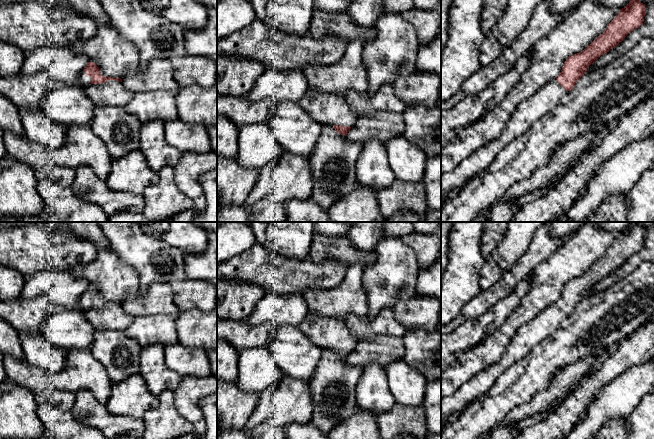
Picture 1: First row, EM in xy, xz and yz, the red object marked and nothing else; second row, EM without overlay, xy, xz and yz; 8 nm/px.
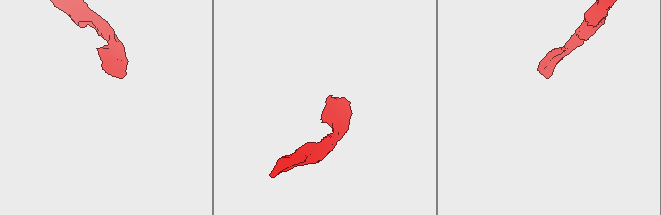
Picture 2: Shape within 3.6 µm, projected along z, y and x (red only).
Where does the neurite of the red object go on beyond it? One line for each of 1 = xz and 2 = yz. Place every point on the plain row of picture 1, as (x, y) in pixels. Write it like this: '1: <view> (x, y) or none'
1: xz (326, 332)
2: yz (529, 335)

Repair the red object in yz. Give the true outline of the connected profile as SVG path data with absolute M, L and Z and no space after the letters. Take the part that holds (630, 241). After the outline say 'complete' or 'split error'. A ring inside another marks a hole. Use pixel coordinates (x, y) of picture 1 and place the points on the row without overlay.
M631 222L630 226L616 239L608 248L606 254L600 258L583 275L569 280L563 288L558 301L551 304L540 312L534 319L519 327L508 344L504 354L495 364L479 372L467 383L463 384L452 395L441 400L441 433L451 423L455 422L464 410L479 396L486 393L496 382L498 377L506 369L526 356L536 345L544 339L551 336L563 323L568 315L571 315L576 306L586 298L587 292L593 288L601 279L607 277L624 264L628 258L636 252L639 252L644 245L646 228L641 227L637 222Z; split error

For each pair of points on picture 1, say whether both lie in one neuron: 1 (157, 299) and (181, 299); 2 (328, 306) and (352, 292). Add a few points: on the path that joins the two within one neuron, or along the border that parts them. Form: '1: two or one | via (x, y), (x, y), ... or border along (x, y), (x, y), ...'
1: two | border along (170, 284), (173, 290), (173, 302), (180, 311)
2: one | via (334, 303), (346, 298)

